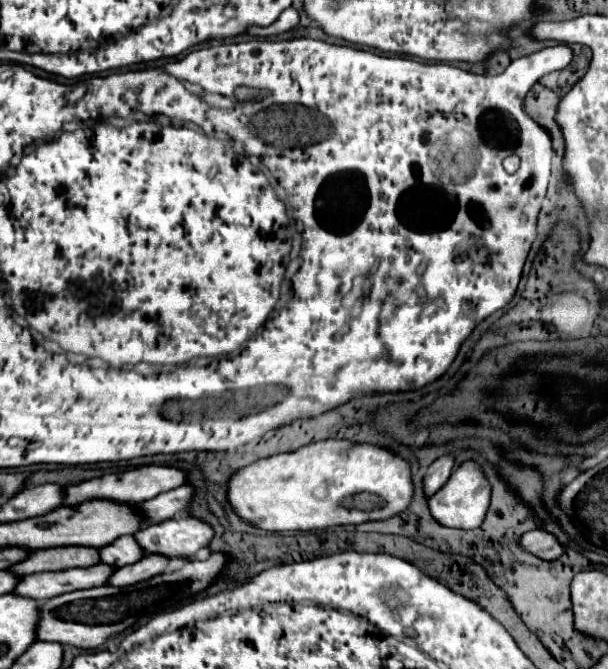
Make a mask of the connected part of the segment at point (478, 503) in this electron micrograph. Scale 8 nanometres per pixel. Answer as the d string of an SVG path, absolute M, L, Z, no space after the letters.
M464 461L456 471L452 471L448 483L428 499L428 505L434 519L444 527L476 529L484 521L484 515L490 505L490 497L492 497L492 487L482 465L476 461Z

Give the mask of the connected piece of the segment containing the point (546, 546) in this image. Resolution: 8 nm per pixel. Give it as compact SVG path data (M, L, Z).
M534 529L524 533L520 545L544 561L554 561L564 553L564 545L544 529Z

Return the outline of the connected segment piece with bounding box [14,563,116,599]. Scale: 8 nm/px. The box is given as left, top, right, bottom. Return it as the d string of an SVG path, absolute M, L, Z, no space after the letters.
M96 563L92 567L74 567L64 571L46 571L26 575L18 587L14 589L18 595L28 595L34 599L52 599L56 595L64 595L78 589L92 589L106 585L114 567L104 563Z

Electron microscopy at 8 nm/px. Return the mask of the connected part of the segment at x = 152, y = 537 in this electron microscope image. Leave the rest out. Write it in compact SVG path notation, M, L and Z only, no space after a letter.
M192 515L166 519L164 523L150 523L136 535L146 553L162 553L166 557L194 557L214 537L214 529Z

